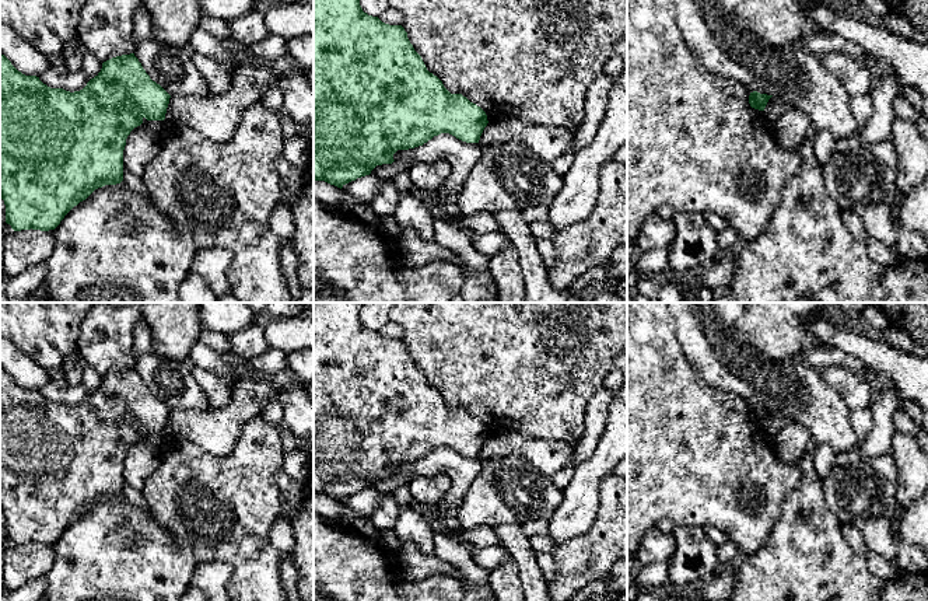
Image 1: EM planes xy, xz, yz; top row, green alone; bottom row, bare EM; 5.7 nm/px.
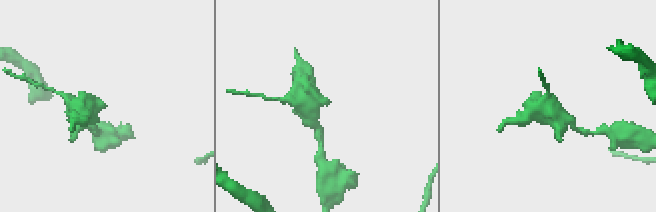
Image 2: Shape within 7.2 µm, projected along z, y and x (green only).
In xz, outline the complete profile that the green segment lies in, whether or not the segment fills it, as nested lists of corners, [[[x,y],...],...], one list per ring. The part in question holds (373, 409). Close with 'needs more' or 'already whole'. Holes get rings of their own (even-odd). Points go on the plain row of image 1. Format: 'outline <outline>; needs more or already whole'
outline [[[314,303],[314,495],[325,495],[340,503],[370,489],[377,479],[392,478],[398,464],[423,460],[441,447],[479,457],[488,437],[480,420],[462,408],[451,408],[427,384],[402,339],[385,338],[363,325],[361,304]]]; already whole

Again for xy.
outline [[[0,367],[0,511],[6,518],[6,537],[14,545],[21,544],[55,544],[64,530],[80,516],[85,514],[95,503],[105,499],[116,499],[123,495],[123,464],[130,445],[147,434],[164,434],[171,409],[143,382],[134,367],[112,371],[102,377],[101,385],[91,392],[80,405],[66,405],[63,402],[50,402],[36,389],[25,389],[18,385],[11,375]]]; already whole

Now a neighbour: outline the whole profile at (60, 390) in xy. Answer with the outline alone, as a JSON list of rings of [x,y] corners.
[[[64,377],[59,380],[49,380],[39,394],[50,402],[63,402],[74,406],[83,403],[91,394],[81,382],[71,385]]]

